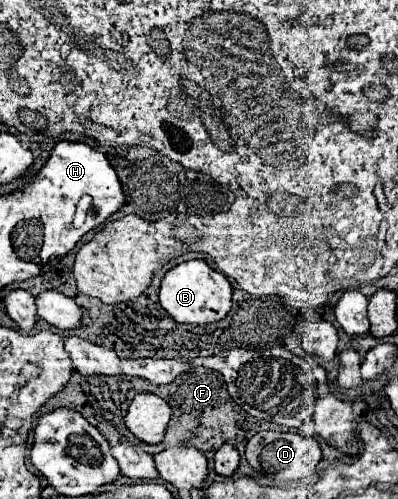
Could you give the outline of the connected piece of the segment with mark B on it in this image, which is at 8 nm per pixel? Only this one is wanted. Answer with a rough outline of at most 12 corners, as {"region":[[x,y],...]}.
{"region":[[206,260],[170,268],[162,308],[182,324],[222,320],[232,286]]}

